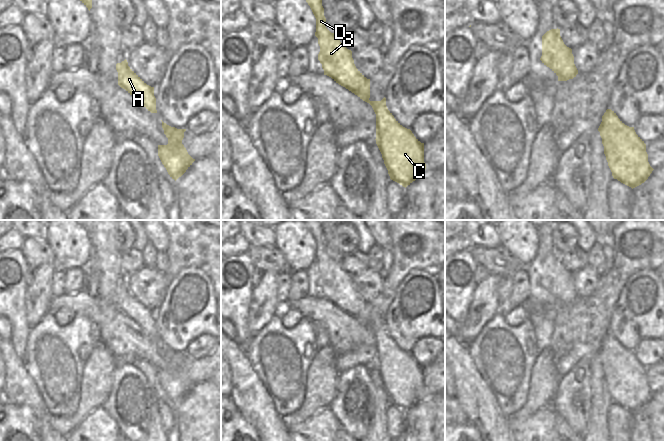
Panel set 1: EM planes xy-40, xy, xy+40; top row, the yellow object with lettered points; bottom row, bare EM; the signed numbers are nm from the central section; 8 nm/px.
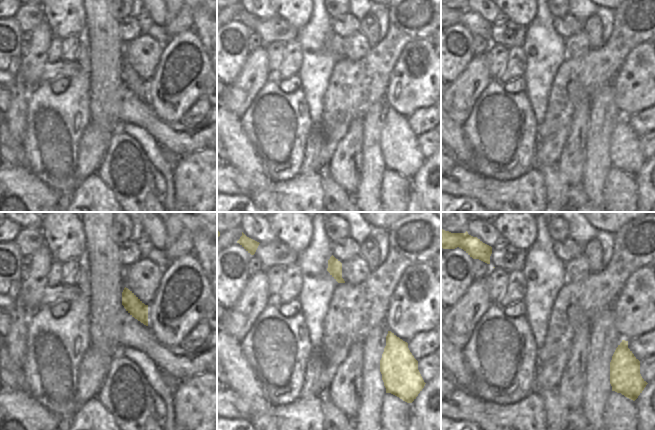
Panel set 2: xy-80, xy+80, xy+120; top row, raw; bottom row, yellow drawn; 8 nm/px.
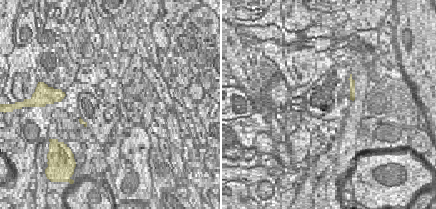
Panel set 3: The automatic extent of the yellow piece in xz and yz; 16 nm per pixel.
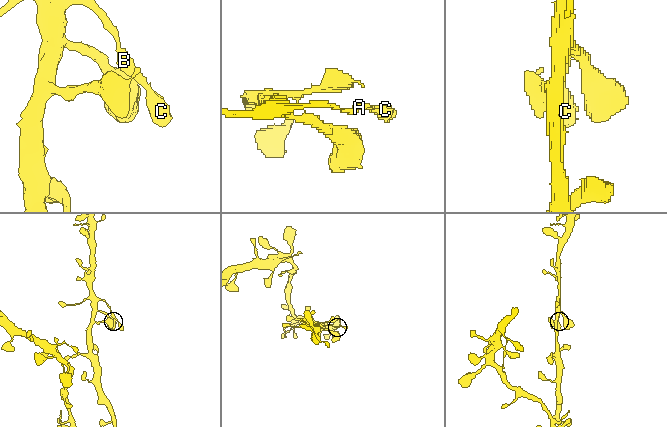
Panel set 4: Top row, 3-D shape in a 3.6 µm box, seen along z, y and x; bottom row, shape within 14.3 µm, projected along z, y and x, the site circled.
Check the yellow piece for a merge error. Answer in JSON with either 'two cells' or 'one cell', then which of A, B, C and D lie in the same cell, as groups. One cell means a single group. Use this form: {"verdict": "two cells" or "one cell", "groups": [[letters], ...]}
{"verdict": "one cell", "groups": [["A", "B", "C", "D"]]}

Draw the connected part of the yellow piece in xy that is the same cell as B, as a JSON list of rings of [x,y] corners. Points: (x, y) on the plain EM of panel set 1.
[[[301,220],[316,242],[315,260],[320,276],[318,284],[324,299],[369,327],[376,338],[376,368],[382,378],[390,403],[407,411],[426,393],[424,367],[410,353],[403,351],[386,330],[386,322],[370,325],[370,303],[355,290],[352,275],[340,266],[340,259],[326,252],[322,220]]]

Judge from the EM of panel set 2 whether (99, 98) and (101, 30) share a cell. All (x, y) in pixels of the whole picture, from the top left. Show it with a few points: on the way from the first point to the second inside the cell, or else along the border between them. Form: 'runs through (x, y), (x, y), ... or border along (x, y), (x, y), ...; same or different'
runs through (101, 81), (101, 47); same

